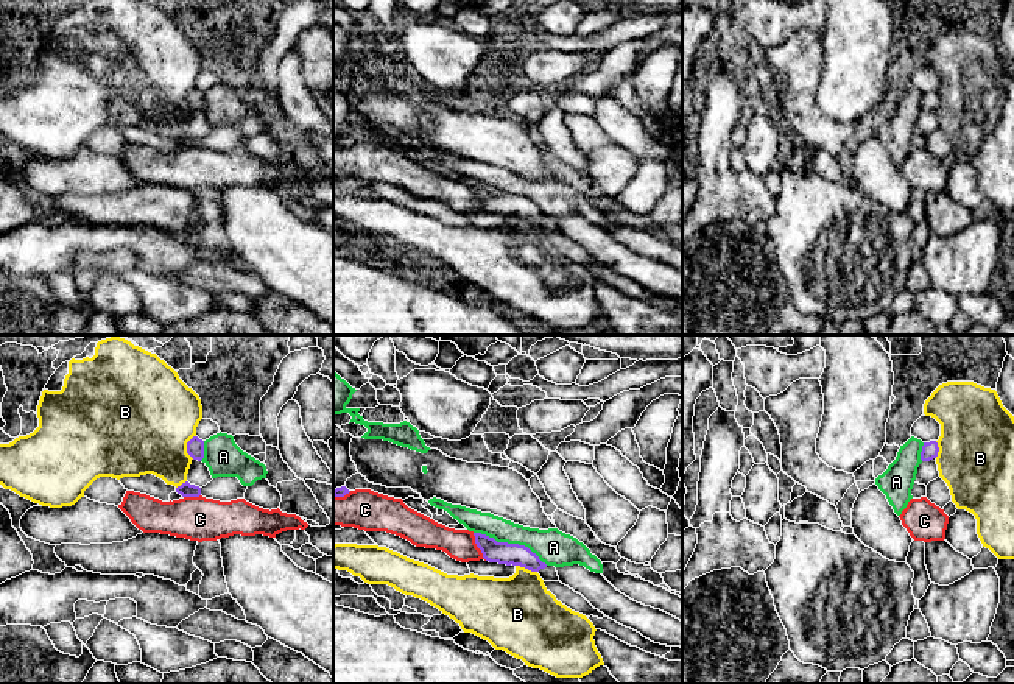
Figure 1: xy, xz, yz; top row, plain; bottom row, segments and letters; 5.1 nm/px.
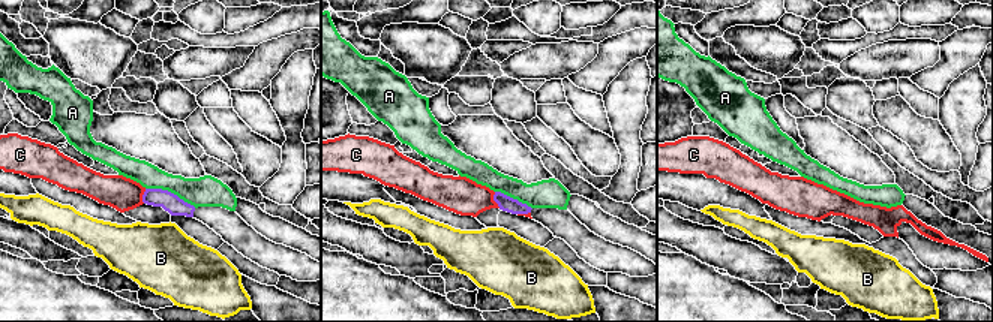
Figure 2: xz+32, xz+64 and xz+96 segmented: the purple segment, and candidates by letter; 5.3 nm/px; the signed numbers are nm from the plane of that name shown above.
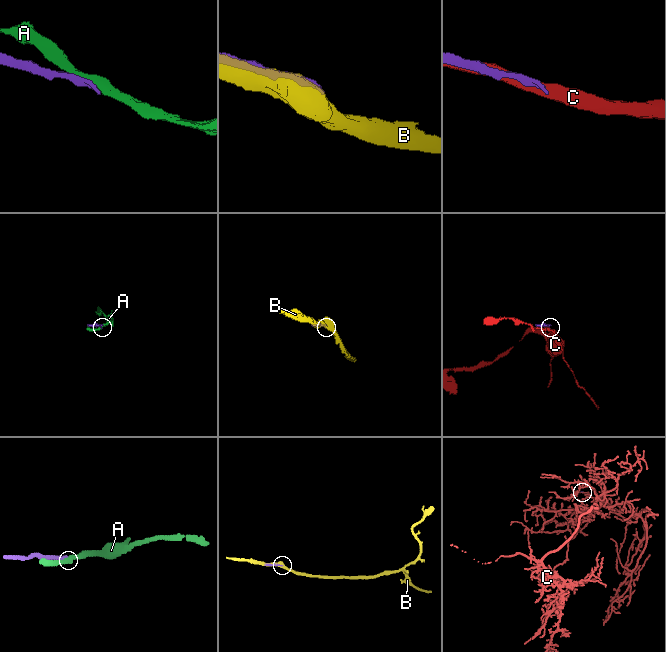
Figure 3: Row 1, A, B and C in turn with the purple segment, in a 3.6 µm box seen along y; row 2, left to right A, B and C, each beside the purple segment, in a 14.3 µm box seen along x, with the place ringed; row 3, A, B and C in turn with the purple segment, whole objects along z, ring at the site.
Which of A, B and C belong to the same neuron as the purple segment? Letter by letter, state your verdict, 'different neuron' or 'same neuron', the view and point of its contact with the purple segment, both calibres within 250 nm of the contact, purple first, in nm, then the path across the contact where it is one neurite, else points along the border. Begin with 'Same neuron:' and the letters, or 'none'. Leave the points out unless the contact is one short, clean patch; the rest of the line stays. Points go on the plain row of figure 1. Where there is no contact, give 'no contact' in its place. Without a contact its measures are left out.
Same neuron: none
A: different neuron | xz (511, 195) | 110/190 nm
B: different neuron | xy (187, 98) | 100/480 nm
C: different neuron | xz (477, 197) | 110/160 nm

